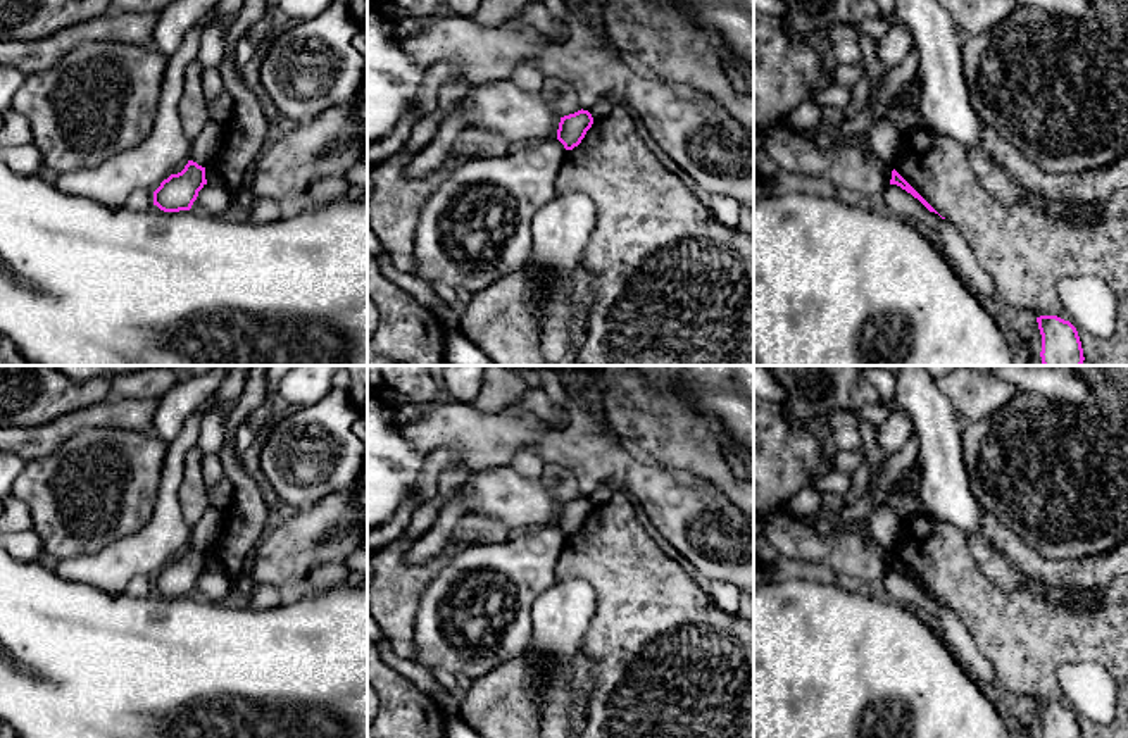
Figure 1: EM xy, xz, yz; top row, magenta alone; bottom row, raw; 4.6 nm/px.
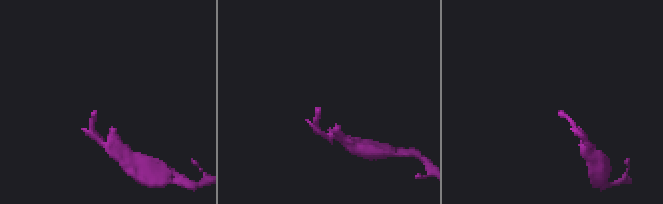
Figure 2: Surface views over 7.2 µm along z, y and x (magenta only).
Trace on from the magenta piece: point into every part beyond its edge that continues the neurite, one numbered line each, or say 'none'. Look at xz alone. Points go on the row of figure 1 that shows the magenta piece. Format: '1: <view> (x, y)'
none

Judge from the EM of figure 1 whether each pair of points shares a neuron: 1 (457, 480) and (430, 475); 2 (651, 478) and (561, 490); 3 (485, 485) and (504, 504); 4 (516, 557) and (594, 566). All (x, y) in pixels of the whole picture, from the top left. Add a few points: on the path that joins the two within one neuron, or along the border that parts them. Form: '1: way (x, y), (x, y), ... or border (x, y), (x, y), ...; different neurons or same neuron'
1: border (463, 462), (449, 466), (416, 509); different neurons
2: border (547, 462), (564, 466), (575, 476), (583, 494); different neurons
3: way (490, 490), (499, 499); same neuron
4: border (568, 537), (556, 566), (556, 578); different neurons

